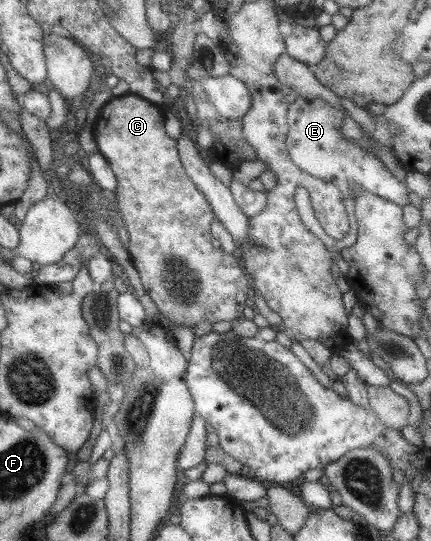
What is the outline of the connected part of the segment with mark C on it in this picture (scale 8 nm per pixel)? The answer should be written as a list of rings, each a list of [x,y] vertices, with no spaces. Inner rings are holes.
[[[131,93],[113,96],[98,110],[92,125],[96,147],[115,174],[116,185],[107,192],[113,197],[113,211],[117,210],[127,228],[127,245],[130,261],[140,282],[155,306],[160,318],[175,325],[193,327],[201,322],[233,322],[242,317],[249,289],[248,274],[241,267],[241,259],[213,247],[209,225],[216,217],[205,196],[191,182],[183,170],[175,139],[167,136],[164,119],[167,111],[146,99]]]

